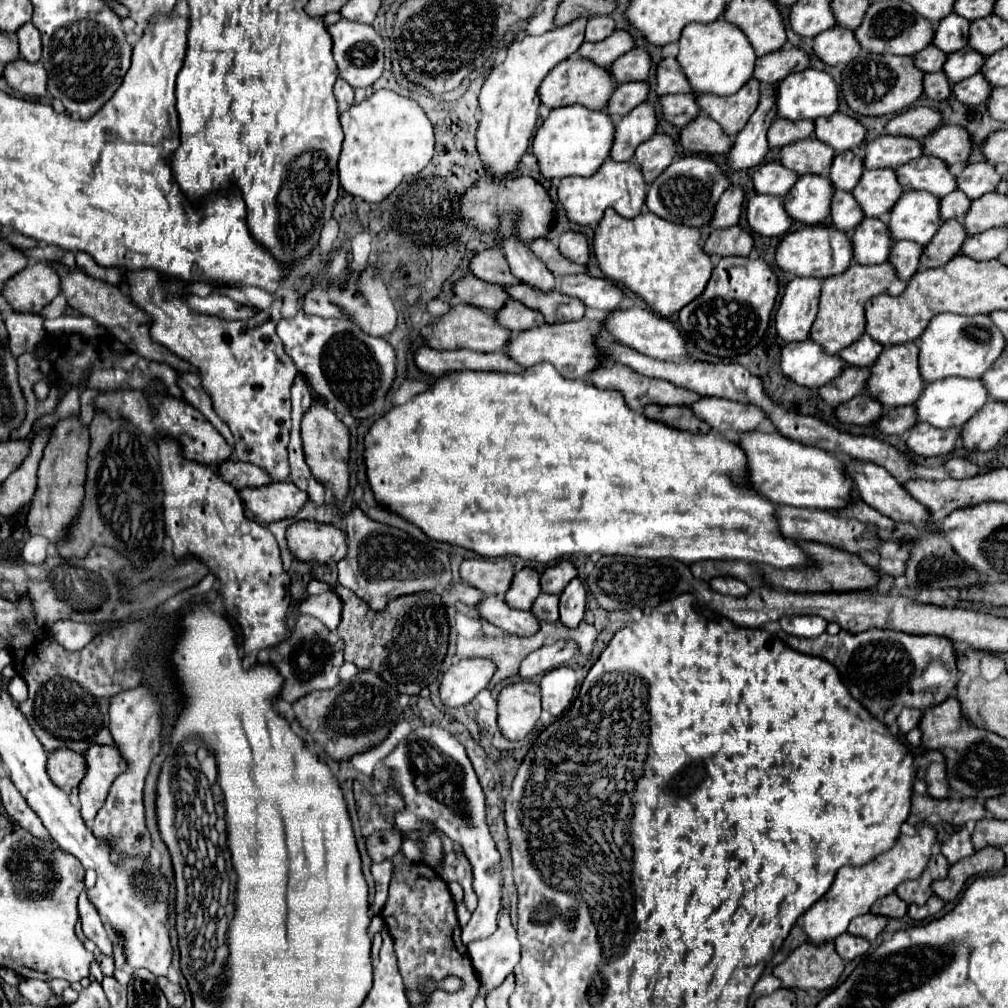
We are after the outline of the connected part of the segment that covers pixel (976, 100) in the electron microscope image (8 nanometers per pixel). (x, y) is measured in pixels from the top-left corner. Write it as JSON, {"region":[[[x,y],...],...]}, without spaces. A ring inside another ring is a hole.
{"region":[[[979,73],[953,85],[953,97],[959,103],[967,103],[967,105],[981,105],[981,103],[985,103],[987,91],[991,91],[991,87],[987,87],[987,81]]]}

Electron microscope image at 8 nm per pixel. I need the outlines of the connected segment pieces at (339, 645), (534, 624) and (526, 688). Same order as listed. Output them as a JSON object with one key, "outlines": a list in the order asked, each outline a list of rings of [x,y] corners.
{"outlines":[[[[301,615],[297,619],[297,625],[293,627],[291,639],[287,639],[287,643],[281,643],[279,647],[259,651],[257,663],[271,665],[279,671],[279,675],[283,677],[283,687],[277,699],[293,703],[295,699],[311,691],[333,689],[339,683],[337,671],[343,665],[343,641],[337,637],[335,631],[331,633],[317,617]]],[[[487,595],[477,603],[477,613],[481,619],[489,621],[495,627],[501,627],[507,633],[531,635],[539,629],[539,621],[529,611],[511,609],[503,599],[493,595]]],[[[531,681],[511,683],[497,697],[497,725],[503,737],[511,741],[523,739],[541,715],[539,685]]]]}

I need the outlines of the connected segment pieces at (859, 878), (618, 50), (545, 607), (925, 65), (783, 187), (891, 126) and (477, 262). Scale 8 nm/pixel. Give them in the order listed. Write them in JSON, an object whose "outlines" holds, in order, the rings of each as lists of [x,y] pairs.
{"outlines":[[[[923,825],[915,837],[899,835],[895,847],[877,855],[871,863],[859,865],[859,867],[853,867],[853,865],[843,867],[837,873],[831,889],[817,903],[813,903],[801,917],[801,927],[809,935],[809,941],[817,947],[833,941],[835,937],[847,931],[851,919],[869,913],[871,905],[883,895],[893,893],[901,881],[917,879],[931,857],[933,845],[935,845],[935,829],[929,825]]],[[[615,31],[613,35],[609,35],[599,43],[583,43],[577,55],[583,59],[589,59],[599,67],[609,67],[617,57],[621,57],[629,49],[633,49],[631,35],[627,31]]],[[[541,593],[535,603],[533,603],[533,615],[539,621],[547,621],[553,623],[559,619],[559,611],[557,611],[557,603],[559,603],[559,595],[551,595],[551,593]]],[[[929,45],[923,51],[919,51],[913,59],[915,59],[915,67],[919,71],[923,71],[923,73],[935,73],[935,71],[941,71],[945,57],[947,55],[943,55],[937,47]]],[[[779,161],[765,163],[765,165],[757,167],[753,173],[755,191],[763,193],[763,195],[783,197],[789,191],[789,187],[795,185],[795,181],[797,181],[797,177],[793,175],[793,171],[787,171]]],[[[911,107],[897,117],[893,117],[885,125],[887,135],[895,137],[911,137],[911,139],[923,139],[929,135],[931,129],[937,129],[941,125],[939,113],[929,107]]],[[[485,249],[477,253],[469,261],[469,271],[479,277],[481,281],[487,283],[497,283],[497,285],[517,285],[519,279],[515,279],[509,271],[509,265],[505,261],[505,255],[497,249]]]]}

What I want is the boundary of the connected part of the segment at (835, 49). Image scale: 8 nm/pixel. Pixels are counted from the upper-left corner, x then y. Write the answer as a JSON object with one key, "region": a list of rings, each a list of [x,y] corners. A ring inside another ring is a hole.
{"region":[[[831,27],[823,33],[819,33],[813,41],[813,53],[825,63],[825,65],[837,65],[837,63],[849,63],[859,53],[859,45],[855,43],[855,35],[849,29]]]}

